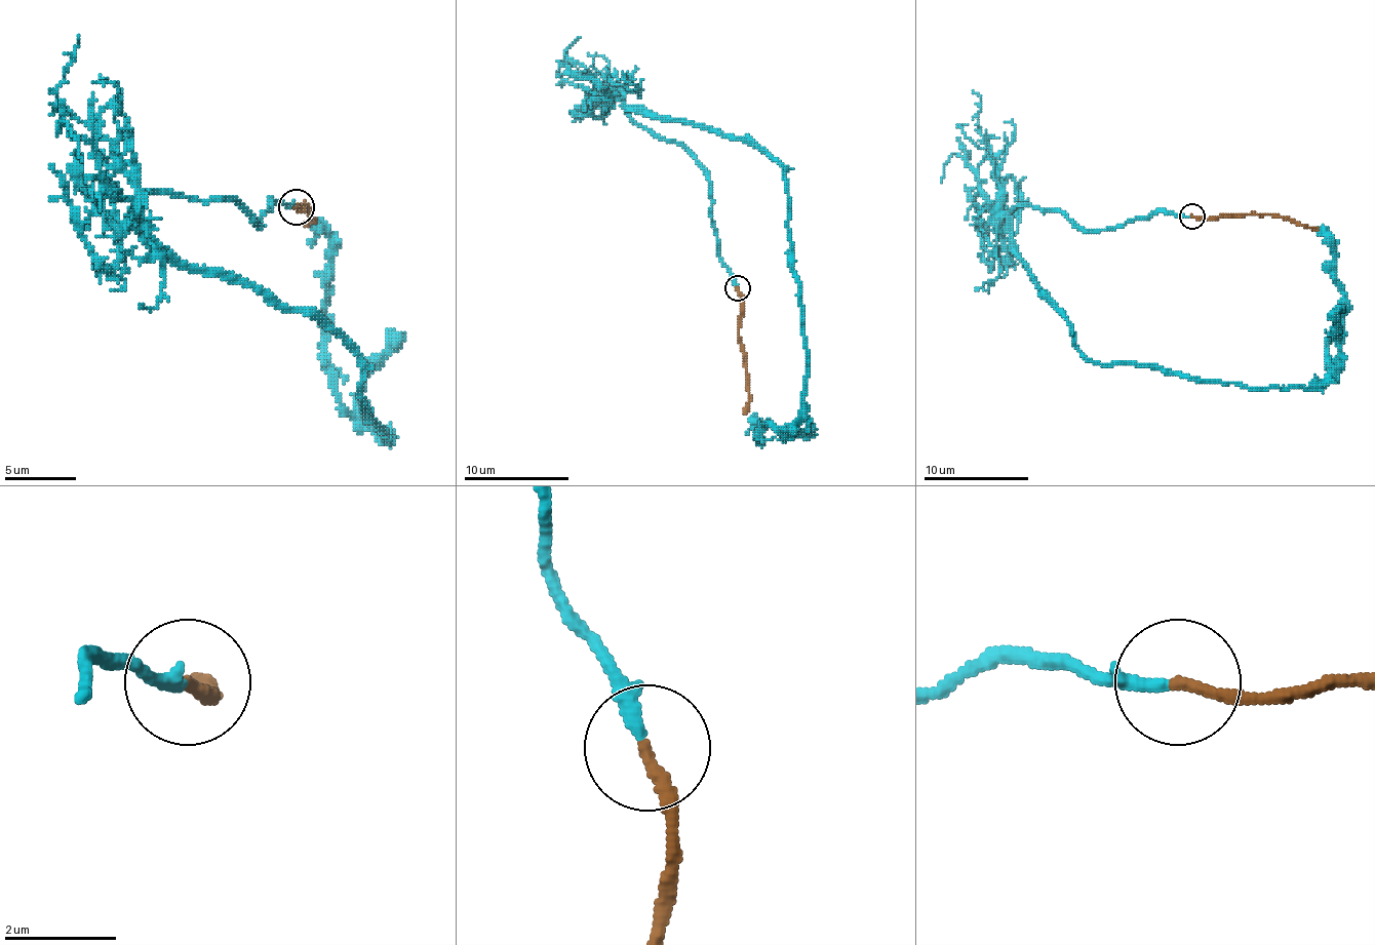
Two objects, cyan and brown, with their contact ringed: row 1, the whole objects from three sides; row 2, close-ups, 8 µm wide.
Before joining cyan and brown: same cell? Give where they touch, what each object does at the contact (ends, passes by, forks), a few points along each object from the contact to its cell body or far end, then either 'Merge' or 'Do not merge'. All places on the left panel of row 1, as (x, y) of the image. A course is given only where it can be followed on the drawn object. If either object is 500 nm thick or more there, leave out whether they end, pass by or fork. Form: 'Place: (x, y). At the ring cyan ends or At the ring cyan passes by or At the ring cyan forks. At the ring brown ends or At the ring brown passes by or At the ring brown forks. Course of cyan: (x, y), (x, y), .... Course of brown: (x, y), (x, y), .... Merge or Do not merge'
Place: (297, 206). At the ring cyan ends. At the ring brown ends. Course of cyan: (293, 207), (258, 222), (150, 193), (143, 233), (315, 312), (390, 440), (340, 401), (329, 240), (308, 243). Course of brown: (297, 207), (304, 204), (311, 219), (304, 226). Merge

